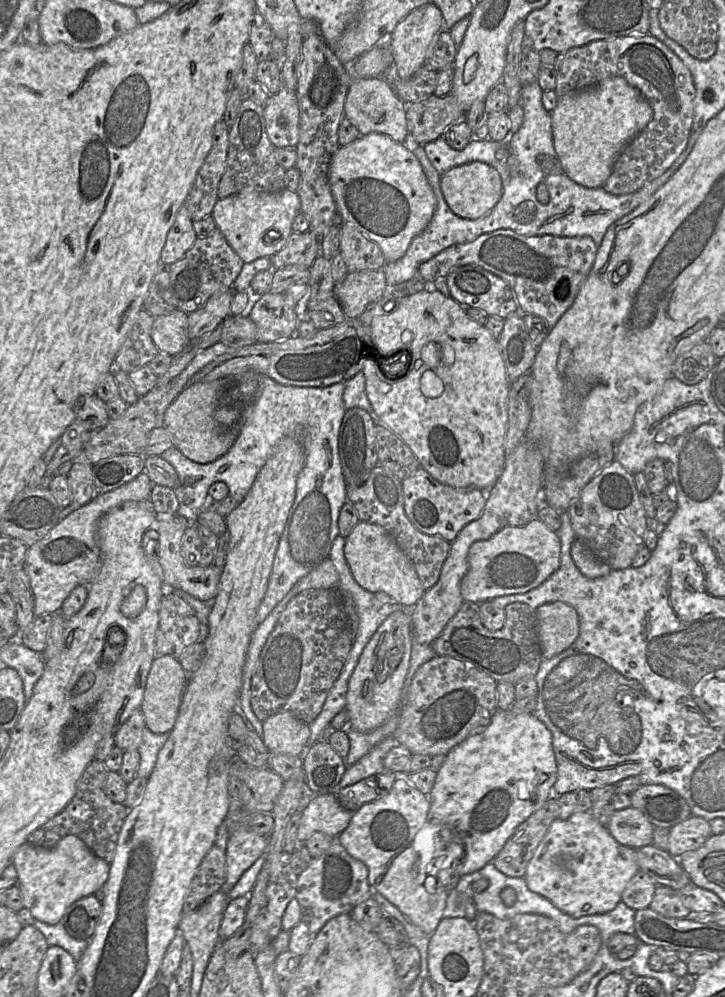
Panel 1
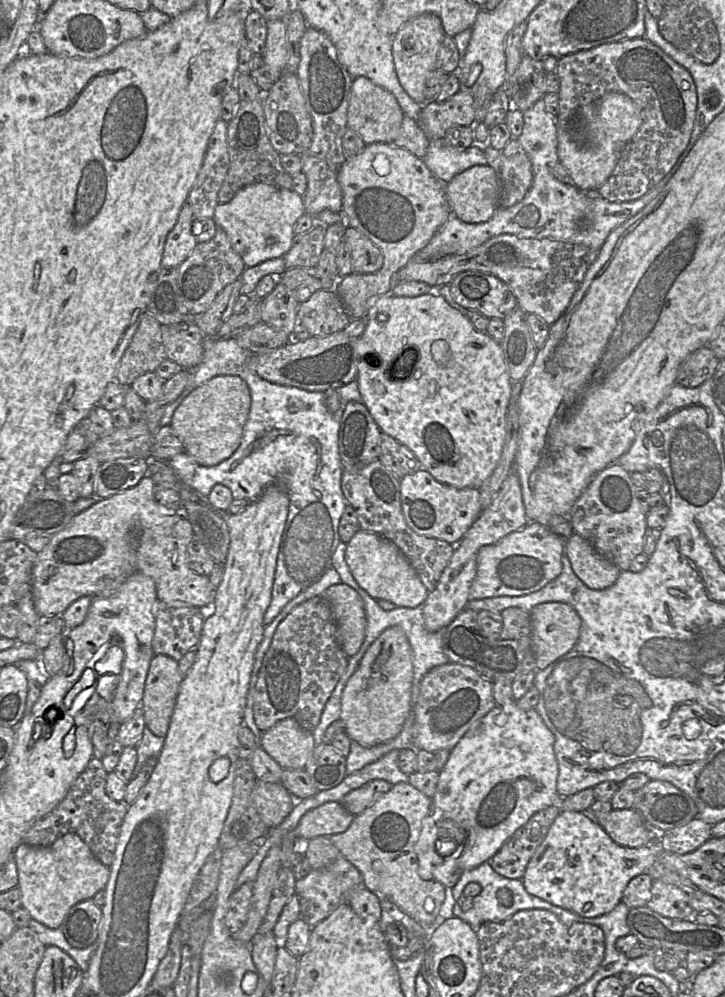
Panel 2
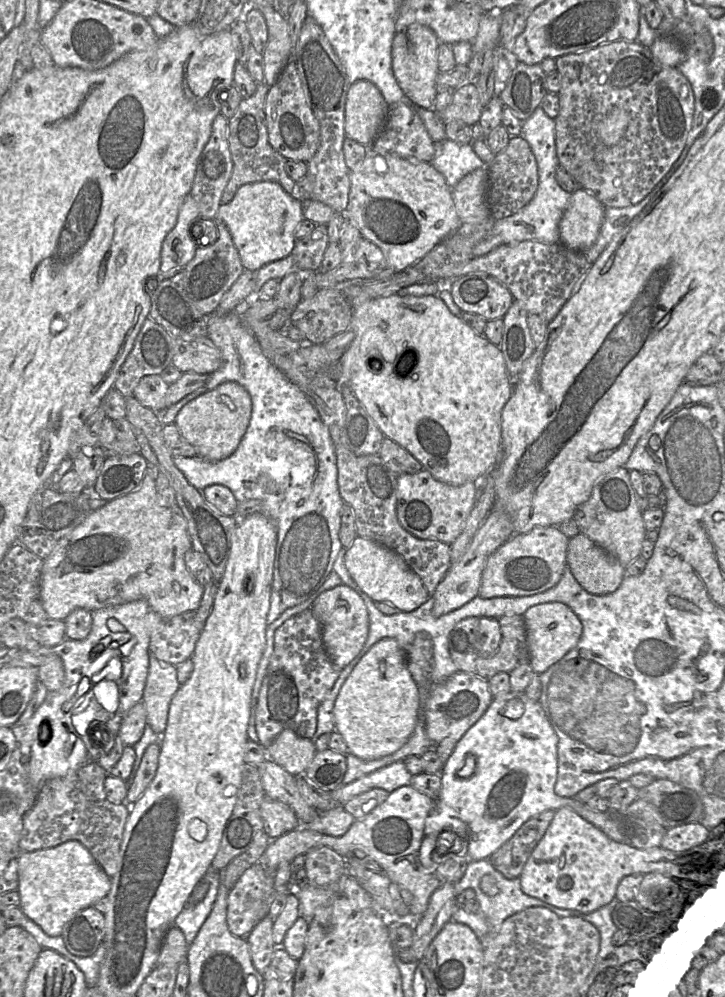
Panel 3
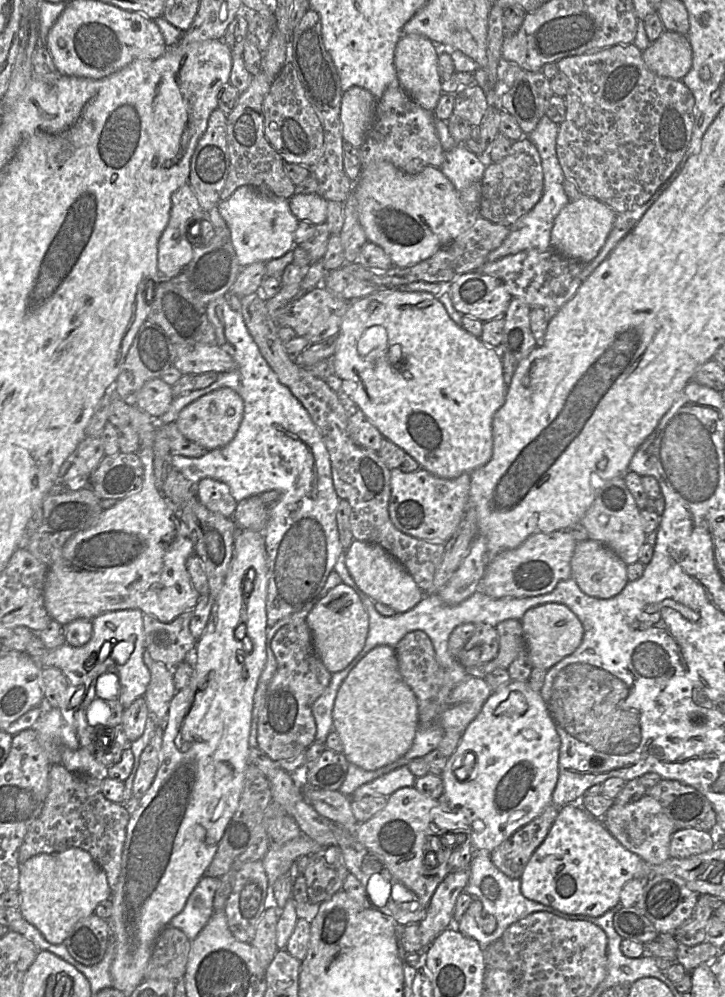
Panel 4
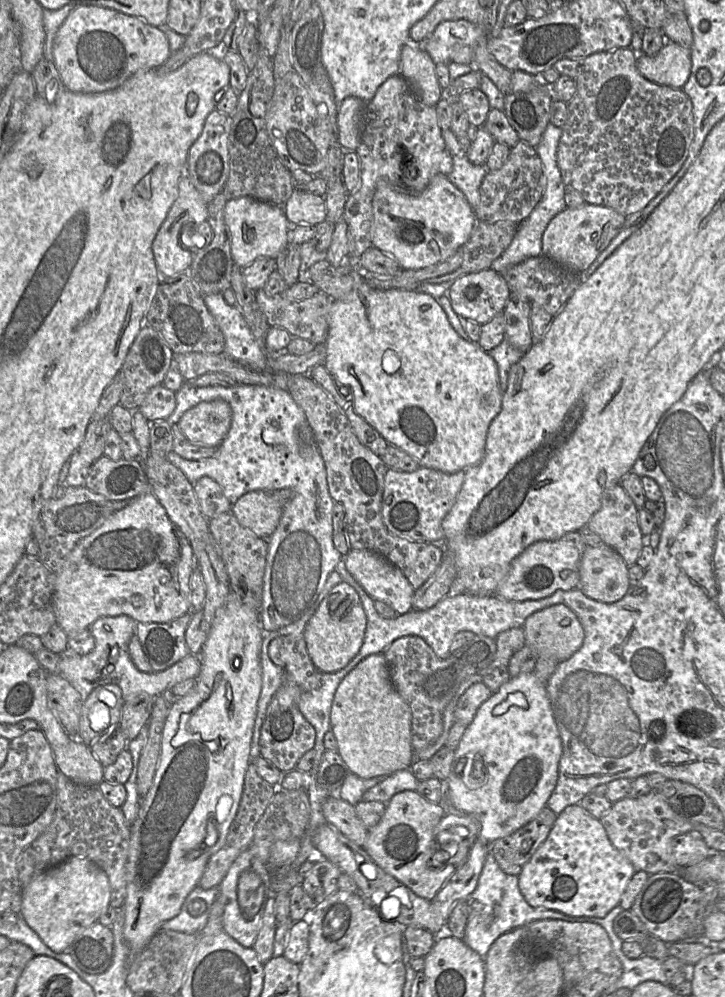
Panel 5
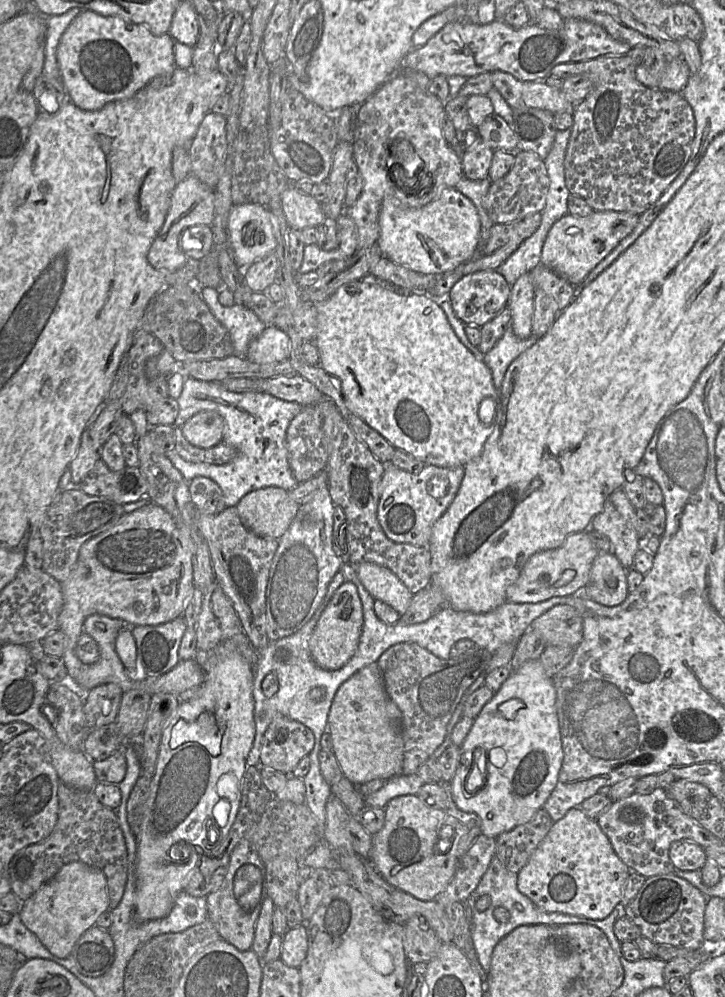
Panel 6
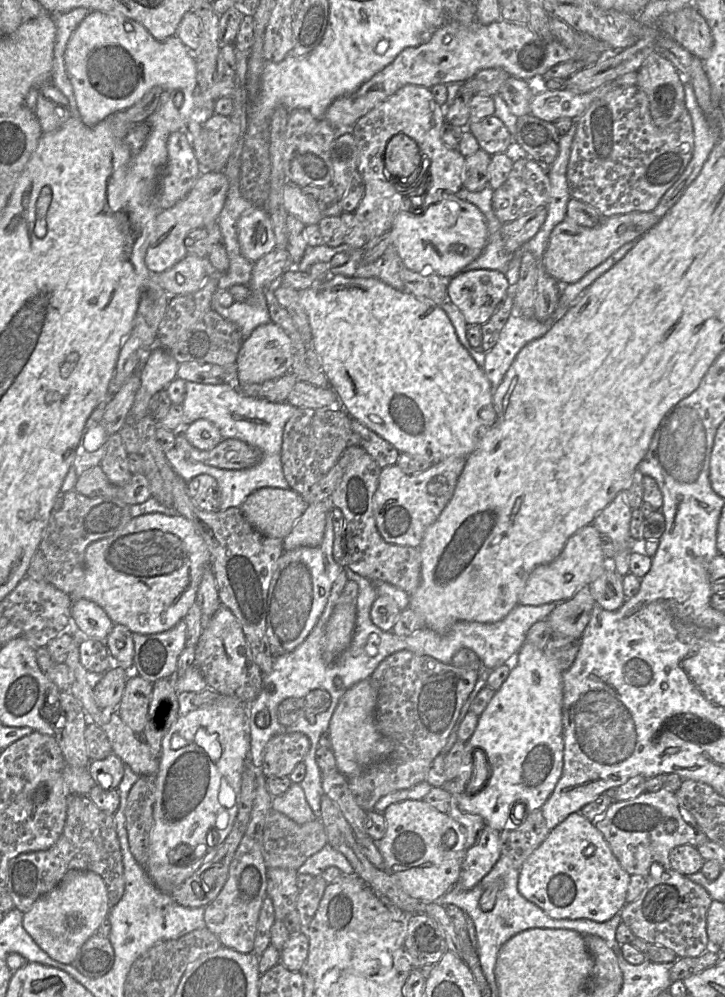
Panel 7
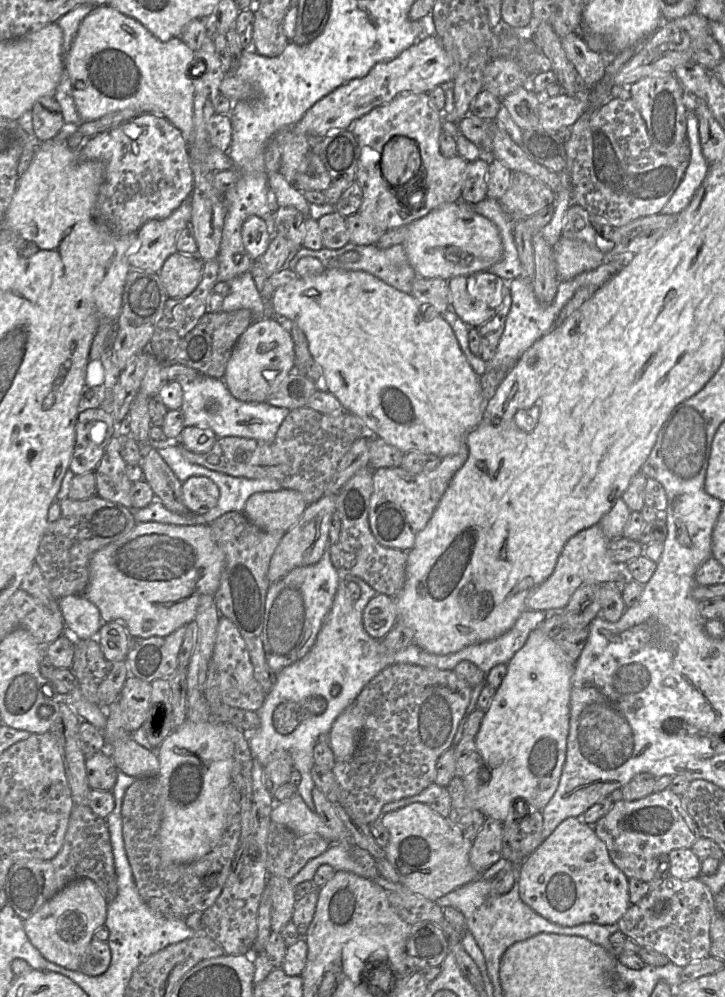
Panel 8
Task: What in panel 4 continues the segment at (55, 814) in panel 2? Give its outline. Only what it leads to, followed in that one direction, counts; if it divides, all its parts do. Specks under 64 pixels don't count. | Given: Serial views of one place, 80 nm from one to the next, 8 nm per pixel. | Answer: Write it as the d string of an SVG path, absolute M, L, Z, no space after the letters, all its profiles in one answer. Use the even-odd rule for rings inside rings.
M52 764L49 772L49 793L40 815L29 826L19 848L19 864L38 854L80 848L87 851L104 870L111 893L115 891L131 814L126 805L111 802L103 795L102 780L70 772L62 764Z

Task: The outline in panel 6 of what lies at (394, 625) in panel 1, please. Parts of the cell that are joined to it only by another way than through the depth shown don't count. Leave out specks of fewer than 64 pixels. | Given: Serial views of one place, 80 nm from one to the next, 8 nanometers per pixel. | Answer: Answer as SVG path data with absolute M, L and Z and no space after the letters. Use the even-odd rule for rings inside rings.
M373 662L354 673L337 690L328 714L333 753L345 777L355 785L402 774L402 714L388 696L381 671Z

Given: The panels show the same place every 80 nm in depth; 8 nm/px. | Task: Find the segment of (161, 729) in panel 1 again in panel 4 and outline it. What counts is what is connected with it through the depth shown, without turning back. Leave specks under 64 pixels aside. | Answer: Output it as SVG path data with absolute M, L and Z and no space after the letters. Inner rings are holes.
M147 650L143 654L143 660L151 674L144 698L150 716L158 725L163 726L168 716L170 702L177 693L173 668L153 660Z

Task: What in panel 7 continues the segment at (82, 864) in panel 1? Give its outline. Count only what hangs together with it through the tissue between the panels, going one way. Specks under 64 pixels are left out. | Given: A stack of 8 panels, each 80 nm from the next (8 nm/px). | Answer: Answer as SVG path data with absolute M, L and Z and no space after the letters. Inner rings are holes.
M70 870L53 890L40 897L28 912L23 913L22 923L35 943L53 960L63 964L72 964L82 945L108 918L109 910L107 889L101 876L91 871Z

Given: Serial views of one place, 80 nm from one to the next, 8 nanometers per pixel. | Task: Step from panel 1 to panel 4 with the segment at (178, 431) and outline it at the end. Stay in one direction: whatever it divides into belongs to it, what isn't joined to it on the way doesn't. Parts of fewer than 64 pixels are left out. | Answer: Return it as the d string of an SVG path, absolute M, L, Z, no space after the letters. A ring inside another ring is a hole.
M229 387L208 393L183 408L175 421L180 432L188 440L204 447L208 451L222 448L235 437L244 414L244 402L241 396Z

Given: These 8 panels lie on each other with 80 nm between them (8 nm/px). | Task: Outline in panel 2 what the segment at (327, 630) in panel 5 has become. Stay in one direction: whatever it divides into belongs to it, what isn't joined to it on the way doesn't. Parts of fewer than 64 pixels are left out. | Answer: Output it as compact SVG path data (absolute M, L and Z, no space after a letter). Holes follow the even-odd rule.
M328 568L318 580L308 585L283 607L283 615L286 615L294 606L313 597L325 598L328 601L336 622L338 644L349 658L354 656L364 642L367 625L366 613L359 593L348 584L342 582L335 569Z

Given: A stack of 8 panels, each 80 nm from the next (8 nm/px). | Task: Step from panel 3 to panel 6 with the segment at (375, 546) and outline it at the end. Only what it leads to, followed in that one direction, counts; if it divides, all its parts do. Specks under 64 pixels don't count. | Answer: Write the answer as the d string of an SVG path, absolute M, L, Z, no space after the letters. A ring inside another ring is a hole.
M370 562L354 566L359 580L376 600L381 600L403 615L413 598L406 585L391 570Z

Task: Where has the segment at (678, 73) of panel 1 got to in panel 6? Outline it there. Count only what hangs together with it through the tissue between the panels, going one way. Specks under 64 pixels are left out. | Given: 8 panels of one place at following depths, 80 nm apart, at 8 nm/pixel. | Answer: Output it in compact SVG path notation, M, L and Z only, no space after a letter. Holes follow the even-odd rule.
M628 54L604 55L581 62L558 64L549 74L563 80L584 74L593 83L593 90L574 108L564 168L569 193L583 198L594 211L642 214L679 175L691 154L695 137L695 118L691 106L682 92L651 88L640 83L635 77L636 67Z

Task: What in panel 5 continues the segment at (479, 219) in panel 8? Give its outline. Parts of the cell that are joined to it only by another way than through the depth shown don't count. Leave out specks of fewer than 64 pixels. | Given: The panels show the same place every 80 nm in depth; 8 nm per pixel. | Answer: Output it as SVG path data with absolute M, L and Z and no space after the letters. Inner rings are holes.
M435 175L418 195L397 191L380 179L372 200L372 246L389 255L402 269L421 269L445 261L465 244L477 222L474 209L446 175Z

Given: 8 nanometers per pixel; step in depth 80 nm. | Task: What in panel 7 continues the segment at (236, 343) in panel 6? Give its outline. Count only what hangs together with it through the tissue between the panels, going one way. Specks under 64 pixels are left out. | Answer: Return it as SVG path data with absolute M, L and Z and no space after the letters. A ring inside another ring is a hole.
M216 291L212 296L211 308L223 318L239 326L242 333L242 342L251 335L255 328L271 321L262 291L252 291L250 301L235 301L229 307L221 306L215 294Z

